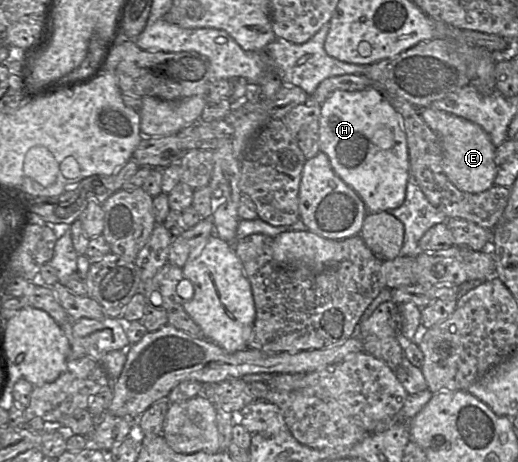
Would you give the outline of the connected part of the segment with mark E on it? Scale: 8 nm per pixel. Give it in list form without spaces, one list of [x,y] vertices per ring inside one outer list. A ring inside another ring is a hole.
[[[430,107],[419,109],[420,116],[438,136],[442,146],[442,167],[448,180],[459,190],[480,193],[494,185],[499,166],[494,162],[495,149],[490,136],[478,124]]]

